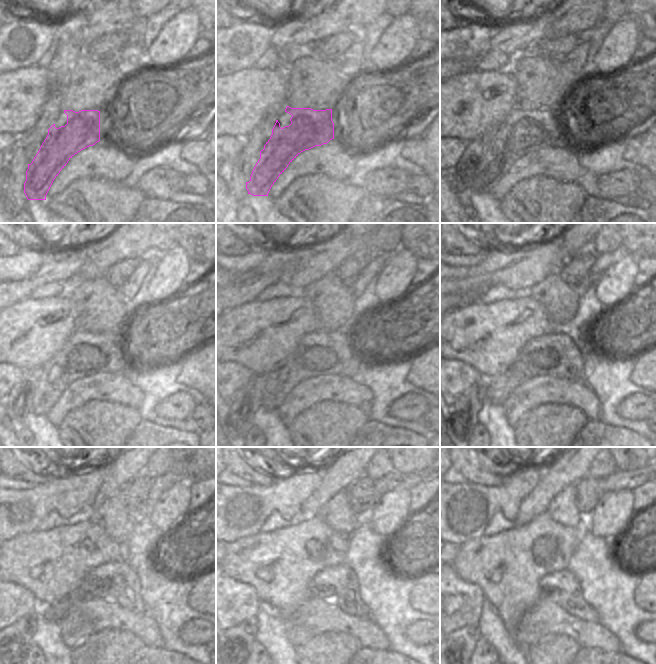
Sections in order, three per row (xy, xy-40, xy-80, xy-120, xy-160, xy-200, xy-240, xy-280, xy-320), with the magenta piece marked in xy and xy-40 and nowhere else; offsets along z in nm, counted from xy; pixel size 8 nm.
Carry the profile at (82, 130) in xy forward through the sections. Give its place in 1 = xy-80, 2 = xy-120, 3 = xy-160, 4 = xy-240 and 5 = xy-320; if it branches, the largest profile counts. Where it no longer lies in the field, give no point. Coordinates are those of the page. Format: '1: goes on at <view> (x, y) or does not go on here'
1: goes on at xy-80 (532, 130)
2: goes on at xy-120 (86, 353)
3: goes on at xy-160 (320, 352)
4: goes on at xy-240 (115, 580)
5: goes on at xy-320 (562, 586)

